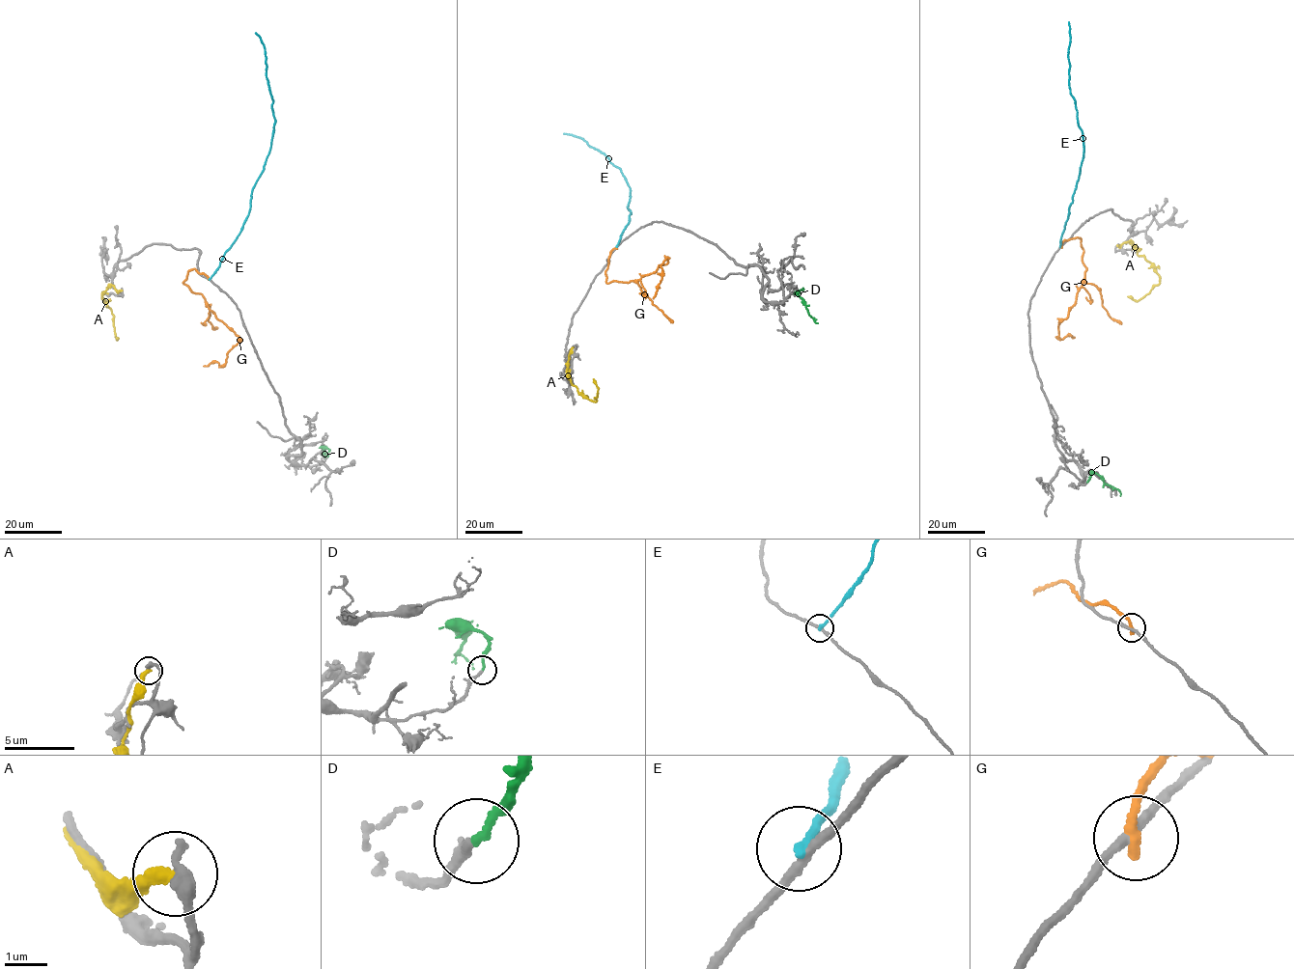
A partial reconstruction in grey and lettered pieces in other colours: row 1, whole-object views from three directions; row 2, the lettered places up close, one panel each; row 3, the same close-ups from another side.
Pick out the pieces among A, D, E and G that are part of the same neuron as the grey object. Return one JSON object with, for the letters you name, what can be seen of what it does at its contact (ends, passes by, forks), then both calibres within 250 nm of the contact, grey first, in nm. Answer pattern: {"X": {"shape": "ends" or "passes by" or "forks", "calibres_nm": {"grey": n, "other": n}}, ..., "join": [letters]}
{"D": {"shape": "ends", "calibres_nm": {"grey": 200, "other": 180}}, "join": ["D"]}

